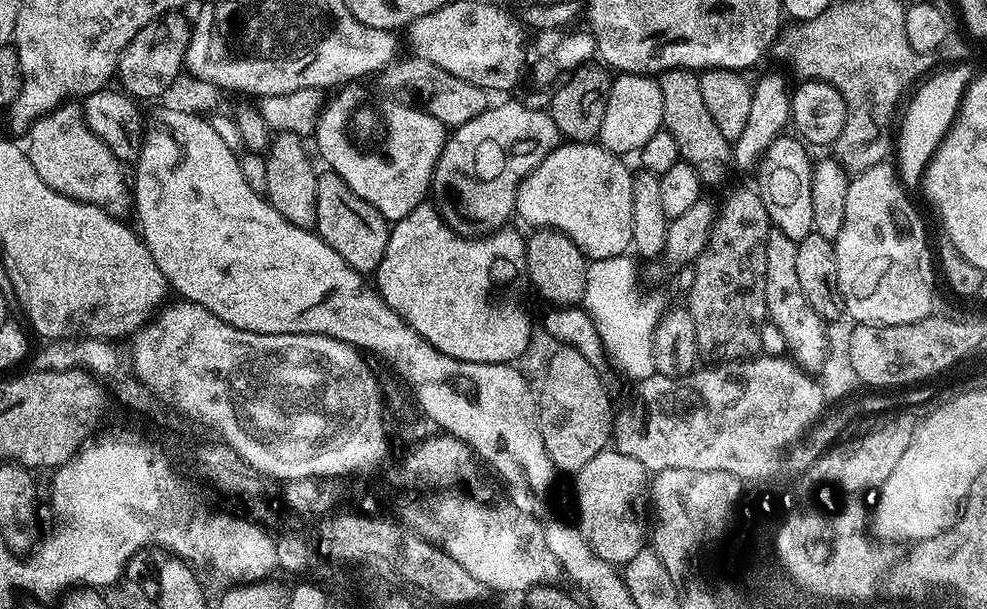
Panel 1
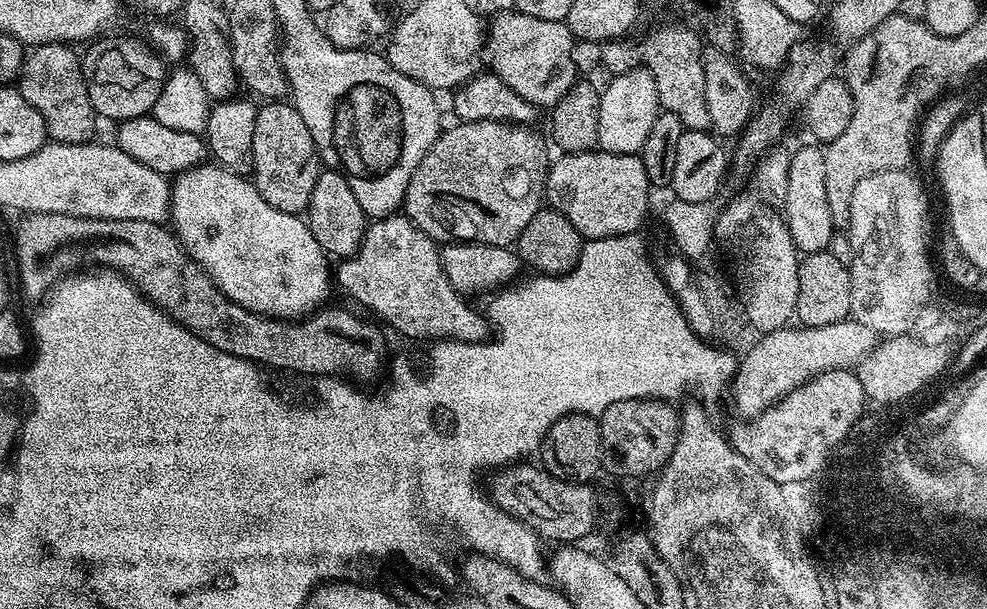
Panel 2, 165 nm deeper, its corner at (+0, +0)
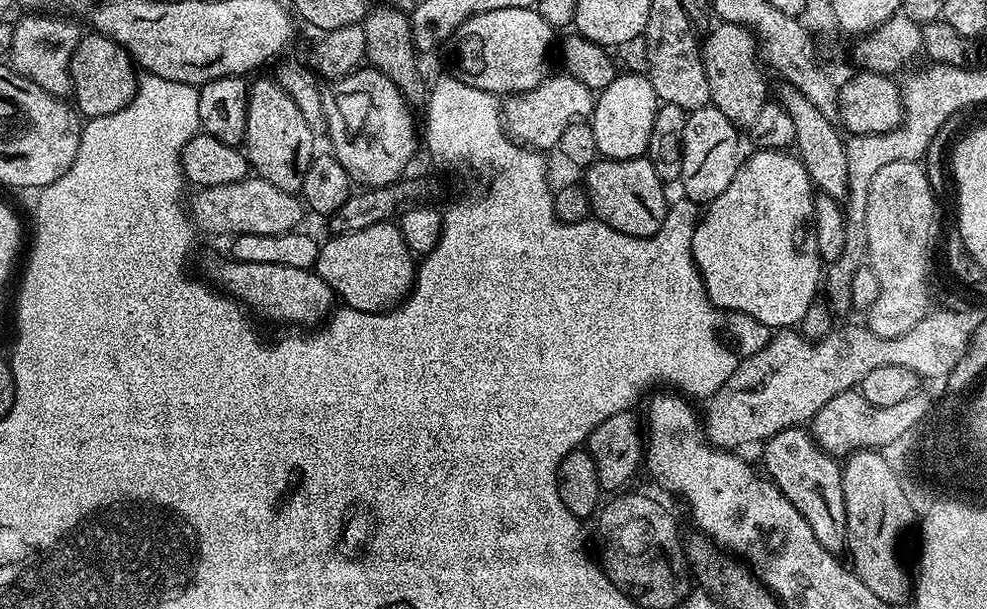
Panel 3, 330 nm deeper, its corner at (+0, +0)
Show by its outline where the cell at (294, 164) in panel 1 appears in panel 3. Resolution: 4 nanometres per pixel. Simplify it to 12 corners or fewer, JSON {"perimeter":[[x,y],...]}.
{"perimeter":[[275,78],[251,81],[242,148],[299,193],[318,137]]}

